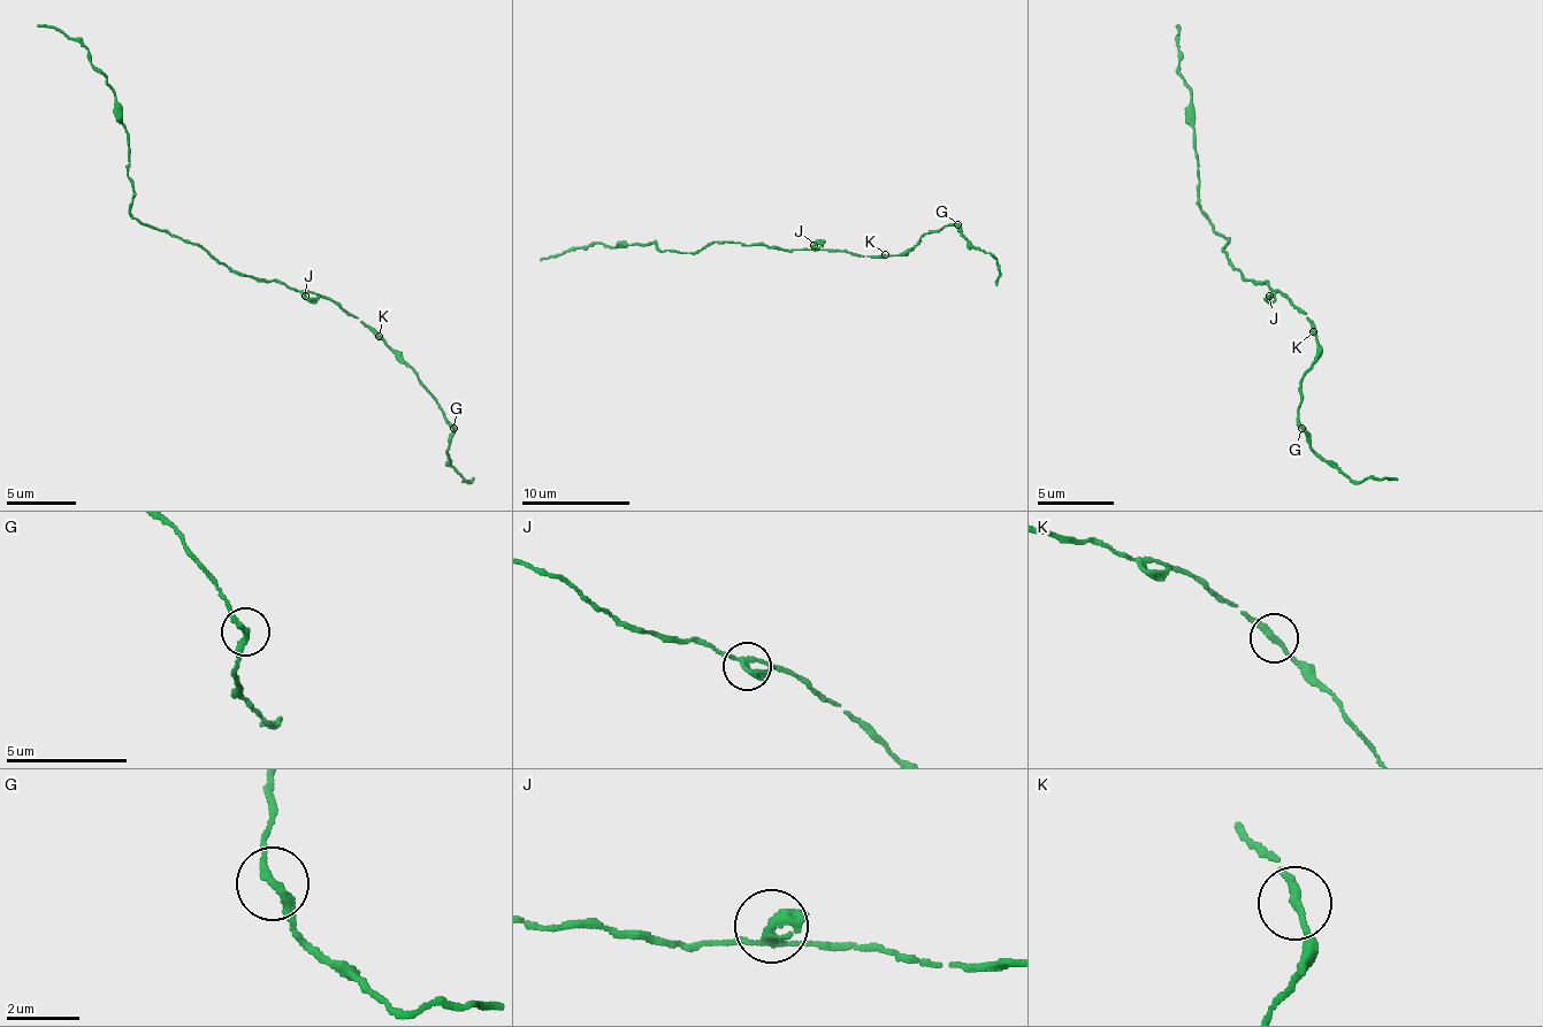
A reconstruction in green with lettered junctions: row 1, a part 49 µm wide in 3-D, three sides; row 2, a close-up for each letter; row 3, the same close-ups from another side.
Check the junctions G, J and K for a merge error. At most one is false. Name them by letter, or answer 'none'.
none

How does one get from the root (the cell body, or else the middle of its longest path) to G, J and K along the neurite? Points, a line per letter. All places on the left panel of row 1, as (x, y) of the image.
G: (254, 277), (283, 282), (289, 289), (319, 292), (342, 304), (418, 374), (452, 429)
J: (254, 277), (283, 282), (305, 296)
K: (254, 277), (283, 282), (299, 292), (329, 297), (366, 322), (379, 336)

